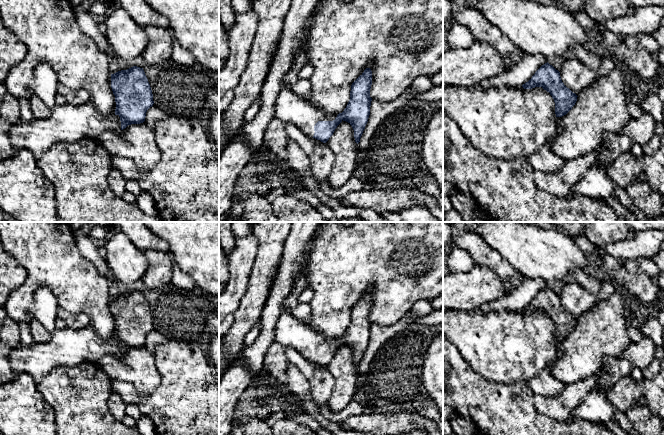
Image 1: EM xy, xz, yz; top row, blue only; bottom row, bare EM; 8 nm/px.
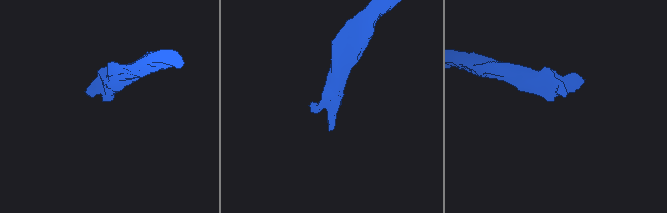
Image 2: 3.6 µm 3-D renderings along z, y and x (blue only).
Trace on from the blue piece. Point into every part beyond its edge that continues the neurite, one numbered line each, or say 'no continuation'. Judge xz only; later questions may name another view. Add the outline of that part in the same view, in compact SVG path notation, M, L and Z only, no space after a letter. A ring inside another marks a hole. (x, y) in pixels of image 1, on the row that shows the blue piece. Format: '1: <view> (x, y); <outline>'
1: xz (290, 108); M288 86L281 89L275 102L275 118L284 124L295 125L311 138L318 121L333 121L337 115L326 115L320 108L295 94Z

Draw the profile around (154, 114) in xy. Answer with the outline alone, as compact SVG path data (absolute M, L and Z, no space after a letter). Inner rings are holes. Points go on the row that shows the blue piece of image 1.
M152 106L146 112L146 117L145 117L144 123L148 127L154 129L157 122L166 117L168 117L168 115L164 111L162 111L158 107Z

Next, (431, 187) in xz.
M430 175L425 176L425 180L426 183L419 190L431 196L437 206L443 209L443 189Z

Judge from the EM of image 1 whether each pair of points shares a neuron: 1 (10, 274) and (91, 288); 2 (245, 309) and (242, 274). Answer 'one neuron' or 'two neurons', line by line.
1: two neurons
2: two neurons

